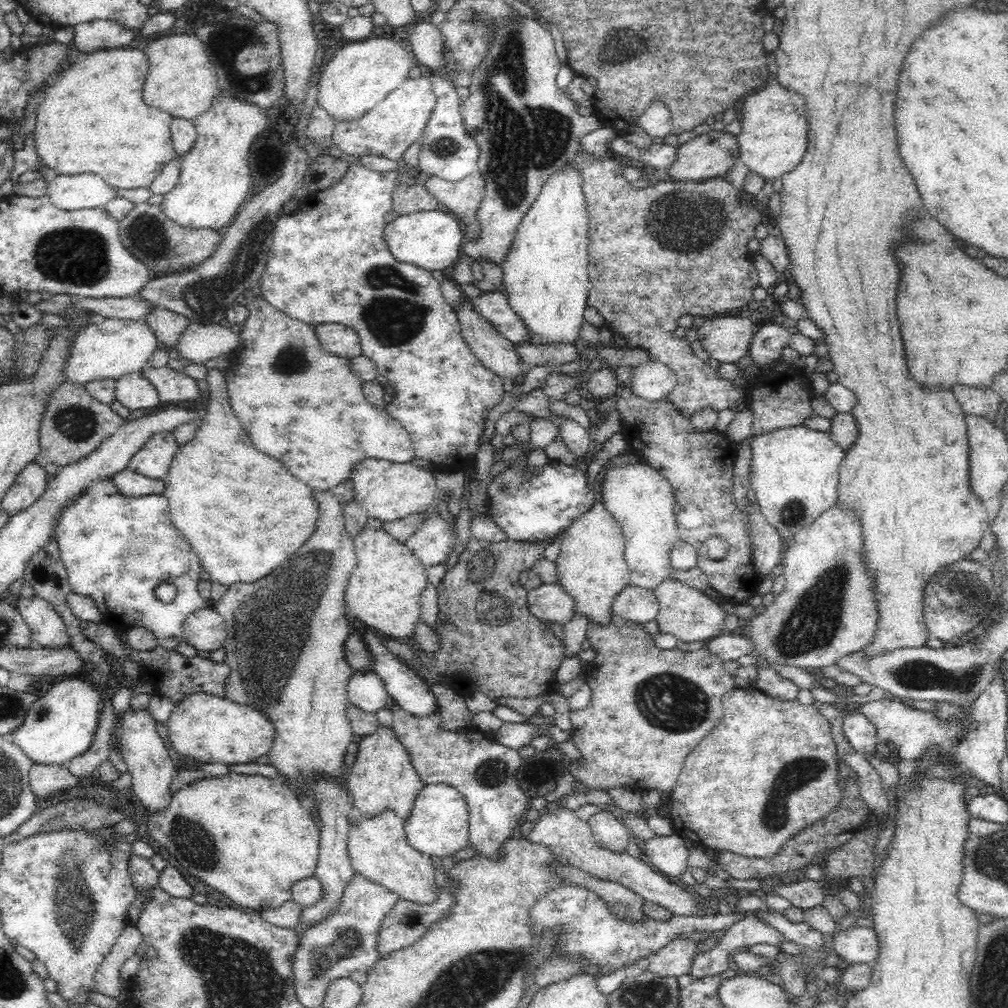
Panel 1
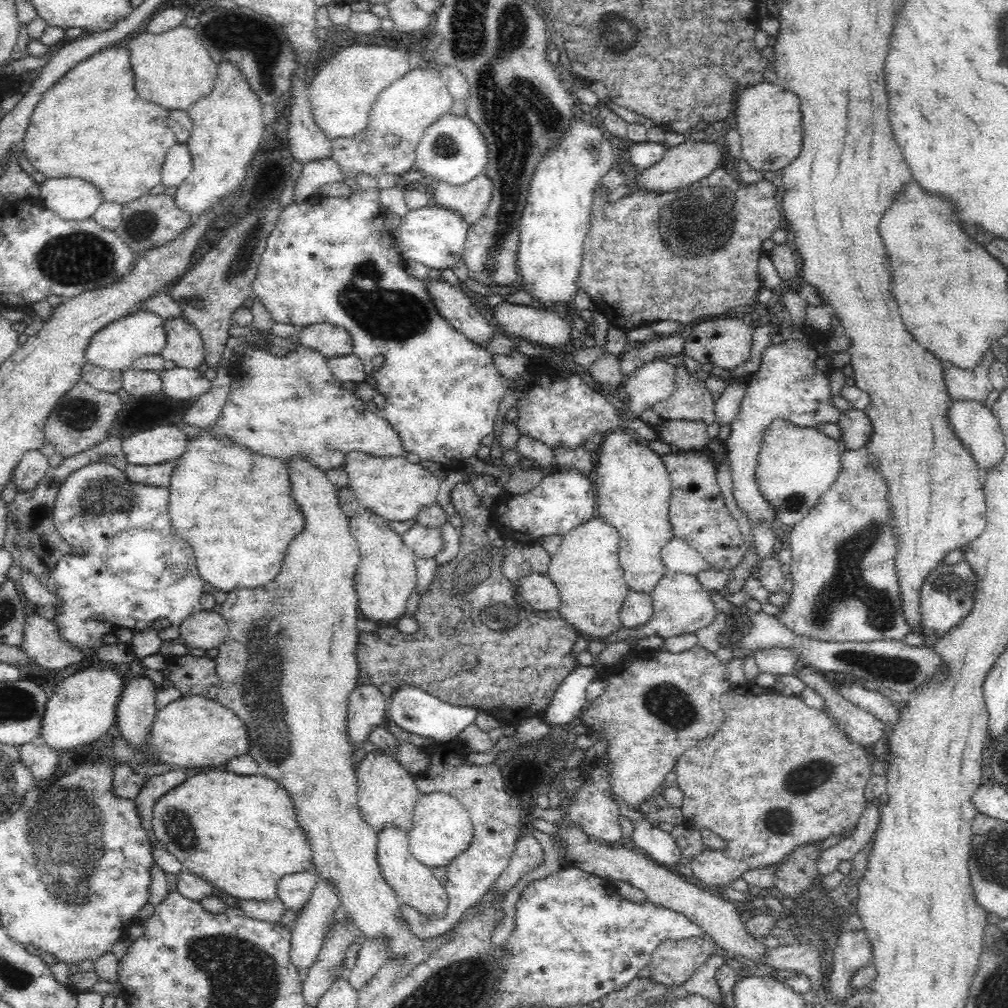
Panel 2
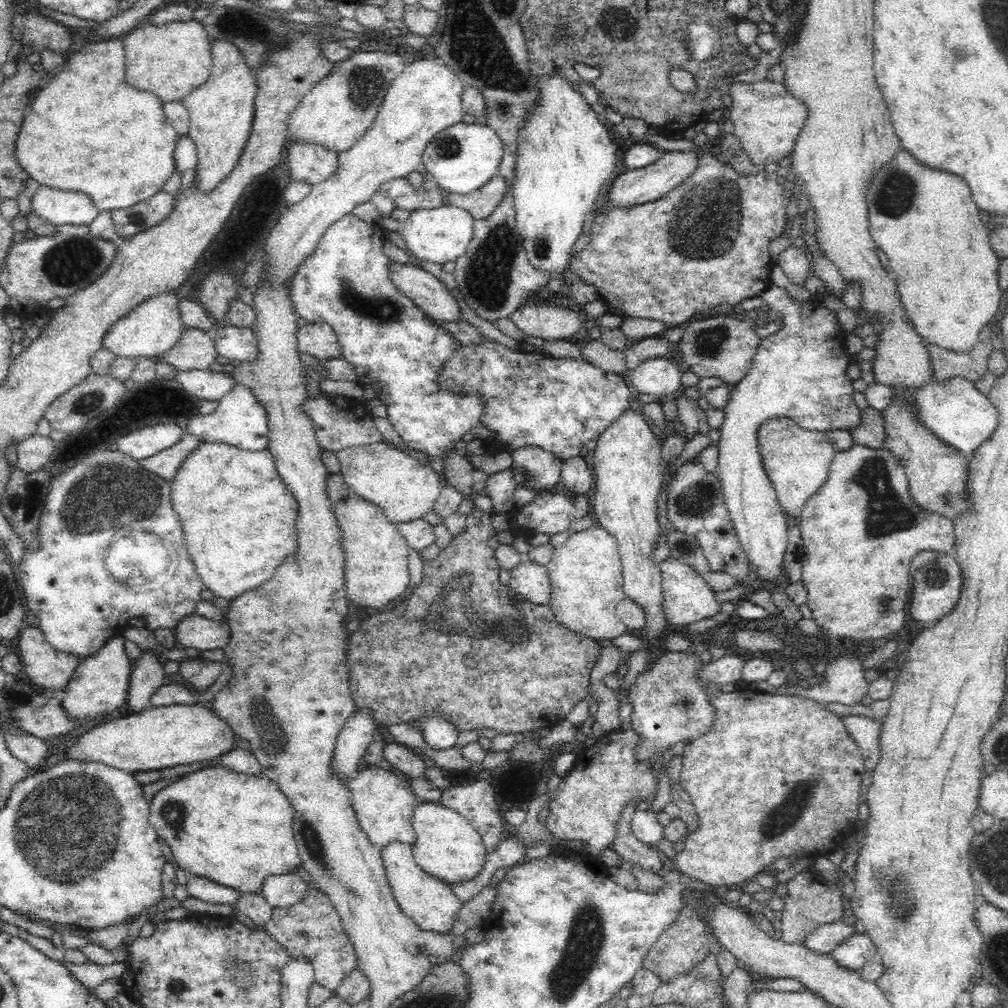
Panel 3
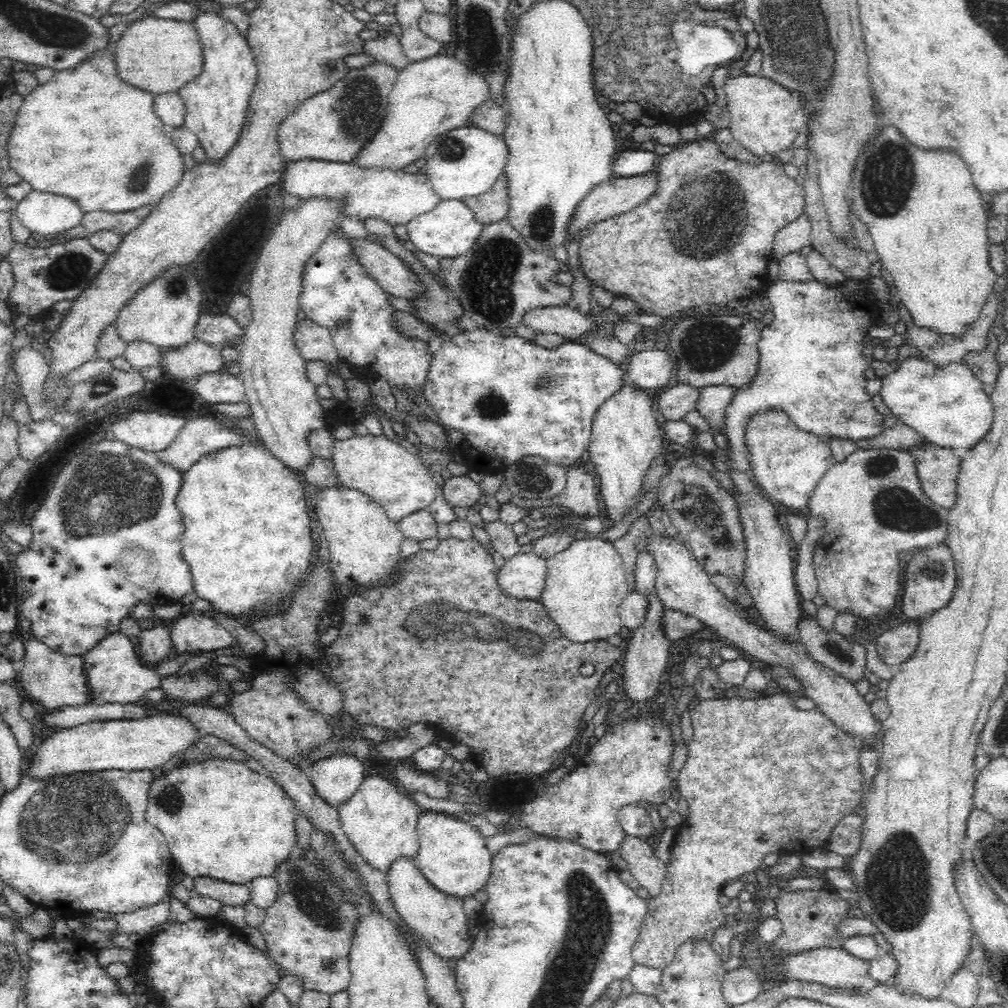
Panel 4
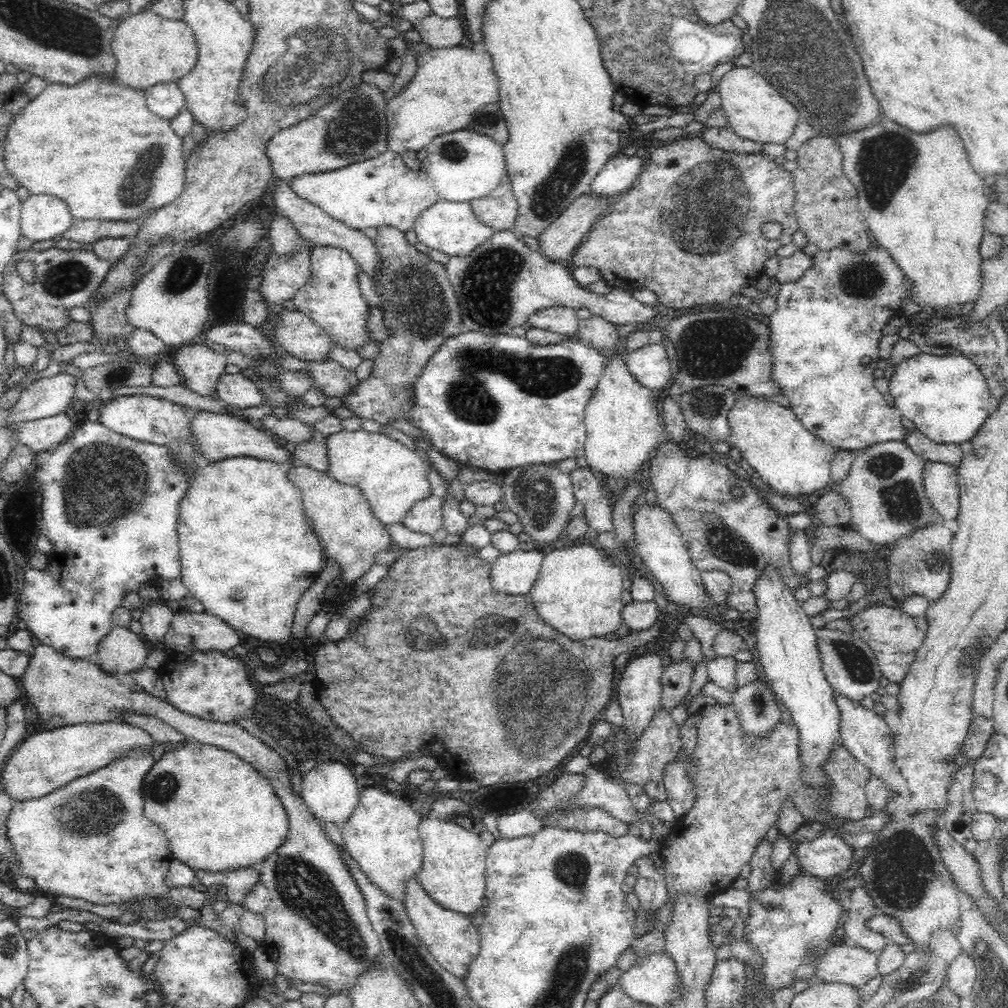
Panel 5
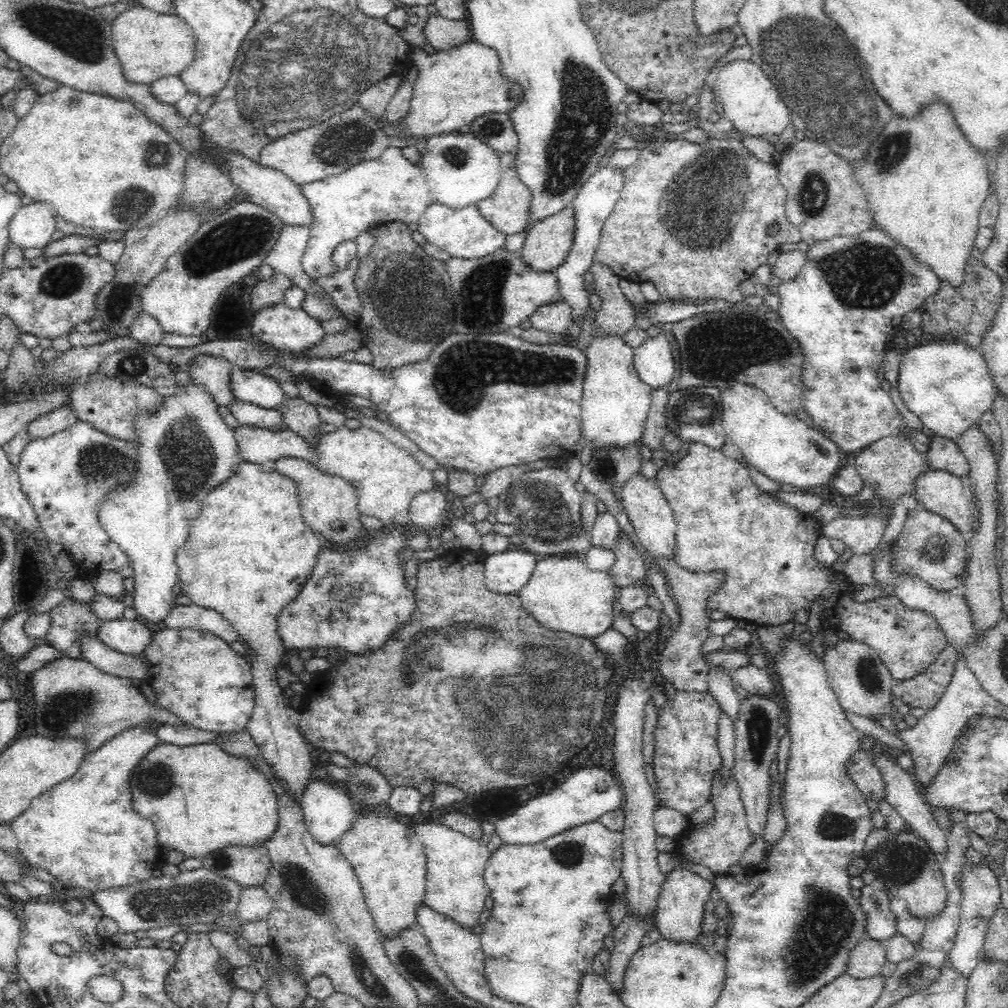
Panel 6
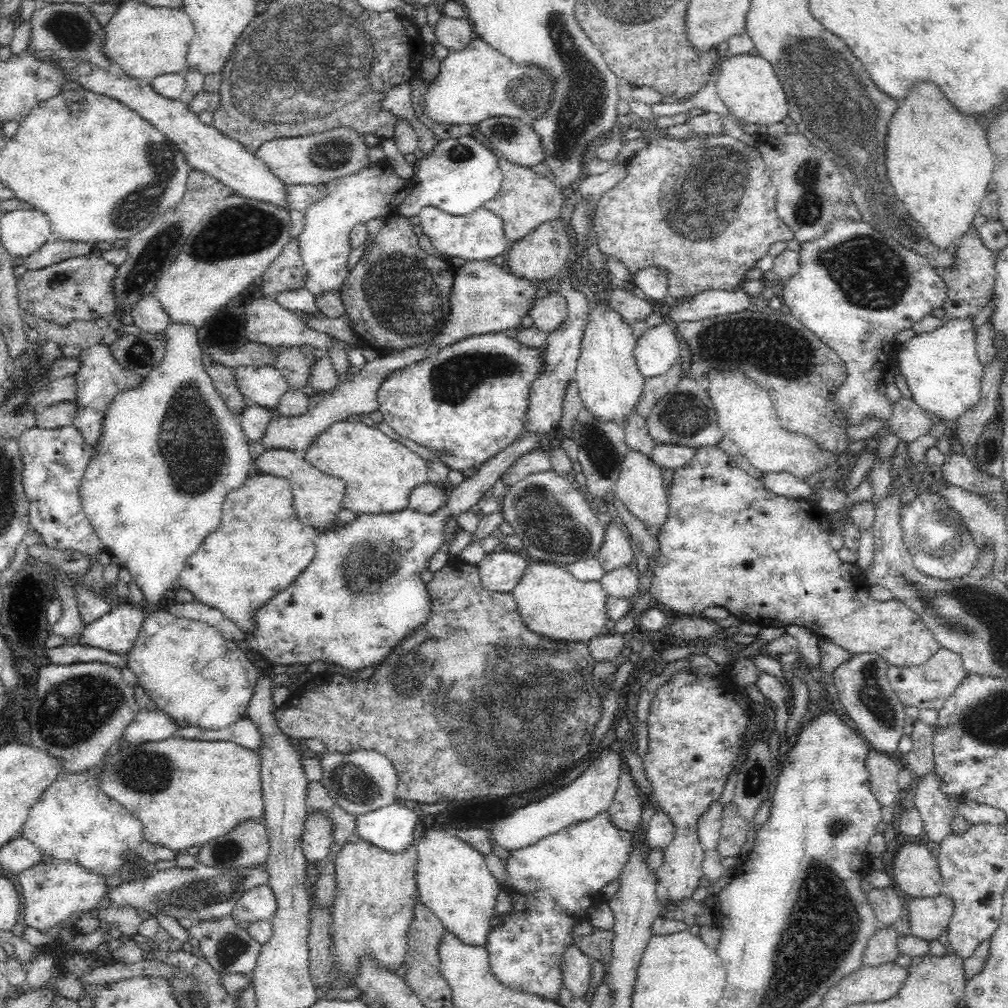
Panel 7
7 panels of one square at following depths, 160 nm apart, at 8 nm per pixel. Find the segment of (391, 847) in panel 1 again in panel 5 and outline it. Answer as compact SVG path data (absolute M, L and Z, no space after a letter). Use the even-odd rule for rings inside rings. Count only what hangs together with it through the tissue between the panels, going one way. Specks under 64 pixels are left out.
M416 876L405 880L405 898L401 901L418 936L429 948L430 954L448 971L464 982L470 962L478 956L481 945L478 929L466 915L447 911L432 900Z

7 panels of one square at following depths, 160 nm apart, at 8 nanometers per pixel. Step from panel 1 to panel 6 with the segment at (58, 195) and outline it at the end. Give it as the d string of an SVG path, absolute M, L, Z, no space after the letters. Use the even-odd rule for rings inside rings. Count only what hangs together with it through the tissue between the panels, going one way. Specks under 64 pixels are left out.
M32 202L14 214L10 222L12 244L20 248L46 247L58 235L55 209L49 203Z

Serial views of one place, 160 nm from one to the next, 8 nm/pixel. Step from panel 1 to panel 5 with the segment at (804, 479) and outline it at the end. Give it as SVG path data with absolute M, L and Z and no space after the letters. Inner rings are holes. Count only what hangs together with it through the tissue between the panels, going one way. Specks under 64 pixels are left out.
M744 395L735 401L727 419L730 426L730 443L741 452L743 464L754 475L755 481L762 482L771 490L787 497L808 496L828 489L831 484L831 460L834 448L804 428L790 407Z

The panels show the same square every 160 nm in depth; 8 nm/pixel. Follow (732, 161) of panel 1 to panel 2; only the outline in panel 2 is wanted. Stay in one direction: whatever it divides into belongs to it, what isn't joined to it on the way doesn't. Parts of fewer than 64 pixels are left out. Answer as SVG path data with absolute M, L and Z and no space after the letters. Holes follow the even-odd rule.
M709 139L704 141L685 140L683 144L675 148L668 147L666 156L658 164L650 166L641 173L642 176L638 176L638 187L640 186L642 191L654 193L671 192L699 182L703 177L708 177L719 168L723 159L723 149L719 143L719 140L709 141Z

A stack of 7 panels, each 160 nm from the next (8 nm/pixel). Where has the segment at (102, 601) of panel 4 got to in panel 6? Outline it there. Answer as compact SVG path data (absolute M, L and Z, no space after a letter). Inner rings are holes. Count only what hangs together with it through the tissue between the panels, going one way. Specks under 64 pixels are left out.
M77 420L70 428L54 436L31 439L21 455L16 471L22 490L37 514L40 529L49 540L62 544L63 550L73 557L76 572L78 569L82 571L79 578L90 580L92 576L106 571L120 573L129 566L127 554L107 535L98 515L102 496L106 496L106 492L114 492L118 484L126 484L126 480L134 476L134 443L103 435L90 423ZM74 597L63 599L50 611L46 612L50 615L50 627L42 642L54 648L61 658L84 659L82 657L82 638L96 638L99 634L99 629L102 628L103 622L92 612L91 602L81 603Z

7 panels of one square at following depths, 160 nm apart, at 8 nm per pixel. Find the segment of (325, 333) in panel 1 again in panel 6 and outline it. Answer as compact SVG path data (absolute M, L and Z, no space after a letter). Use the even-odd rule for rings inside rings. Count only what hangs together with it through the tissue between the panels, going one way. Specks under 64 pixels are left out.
M284 302L259 309L252 319L252 332L275 350L294 354L310 350L326 335L321 323L304 309L294 310Z

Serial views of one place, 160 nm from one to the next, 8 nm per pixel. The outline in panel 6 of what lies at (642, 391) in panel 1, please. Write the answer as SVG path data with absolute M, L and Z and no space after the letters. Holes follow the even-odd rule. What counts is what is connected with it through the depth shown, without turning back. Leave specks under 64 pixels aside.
M664 332L647 337L634 349L633 365L640 380L652 390L668 387L674 378L674 360Z

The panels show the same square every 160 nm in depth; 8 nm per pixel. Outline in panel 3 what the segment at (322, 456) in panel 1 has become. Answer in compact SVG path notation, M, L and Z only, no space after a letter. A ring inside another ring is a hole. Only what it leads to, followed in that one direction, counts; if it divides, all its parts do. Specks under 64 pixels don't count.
M230 324L213 333L215 349L221 361L253 361L257 356L257 339L251 327L235 327ZM235 383L219 401L214 412L207 415L196 415L187 420L186 433L201 438L206 443L224 443L232 448L256 452L267 450L270 430L265 408L255 398L247 386ZM321 390L317 398L306 396L304 412L308 413L310 420L313 421L313 428L316 430L315 437L321 451L330 451L336 455L337 452L346 447L386 443L388 441L372 421L371 411L367 404L359 399L350 399Z

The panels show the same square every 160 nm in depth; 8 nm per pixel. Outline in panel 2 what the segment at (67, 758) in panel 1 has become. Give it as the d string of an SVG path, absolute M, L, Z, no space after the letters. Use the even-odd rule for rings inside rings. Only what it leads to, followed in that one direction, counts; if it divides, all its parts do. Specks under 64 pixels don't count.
M88 667L76 674L67 674L66 678L54 683L52 696L48 698L45 712L40 718L38 736L48 749L60 754L66 750L76 750L84 744L98 742L113 730L117 714L118 700L122 692L122 678L112 670Z

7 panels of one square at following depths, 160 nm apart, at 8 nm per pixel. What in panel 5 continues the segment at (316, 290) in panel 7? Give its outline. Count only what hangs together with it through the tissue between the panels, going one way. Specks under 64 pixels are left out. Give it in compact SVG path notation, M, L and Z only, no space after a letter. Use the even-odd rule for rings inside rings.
M390 150L371 160L317 175L300 176L289 183L298 197L356 231L388 226L405 233L413 228L422 212L439 200L426 174L420 169L406 168L401 156Z

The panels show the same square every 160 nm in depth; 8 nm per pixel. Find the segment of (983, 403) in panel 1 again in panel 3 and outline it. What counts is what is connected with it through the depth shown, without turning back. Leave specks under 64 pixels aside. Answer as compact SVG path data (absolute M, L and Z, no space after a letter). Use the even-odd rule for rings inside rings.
M990 325L982 328L979 341L969 353L954 353L932 344L926 344L931 356L933 378L937 381L949 381L951 377L963 377L975 384L984 377L989 354L993 350L990 337Z

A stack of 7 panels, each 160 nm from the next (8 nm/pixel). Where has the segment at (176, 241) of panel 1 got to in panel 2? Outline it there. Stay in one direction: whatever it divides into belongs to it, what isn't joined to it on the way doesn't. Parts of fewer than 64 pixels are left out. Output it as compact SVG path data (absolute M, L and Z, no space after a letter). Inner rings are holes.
M164 193L158 194L158 196L143 195L125 203L122 212L122 226L115 233L135 253L171 242L179 233L186 231L191 224L189 215L176 207L172 197L166 196Z

